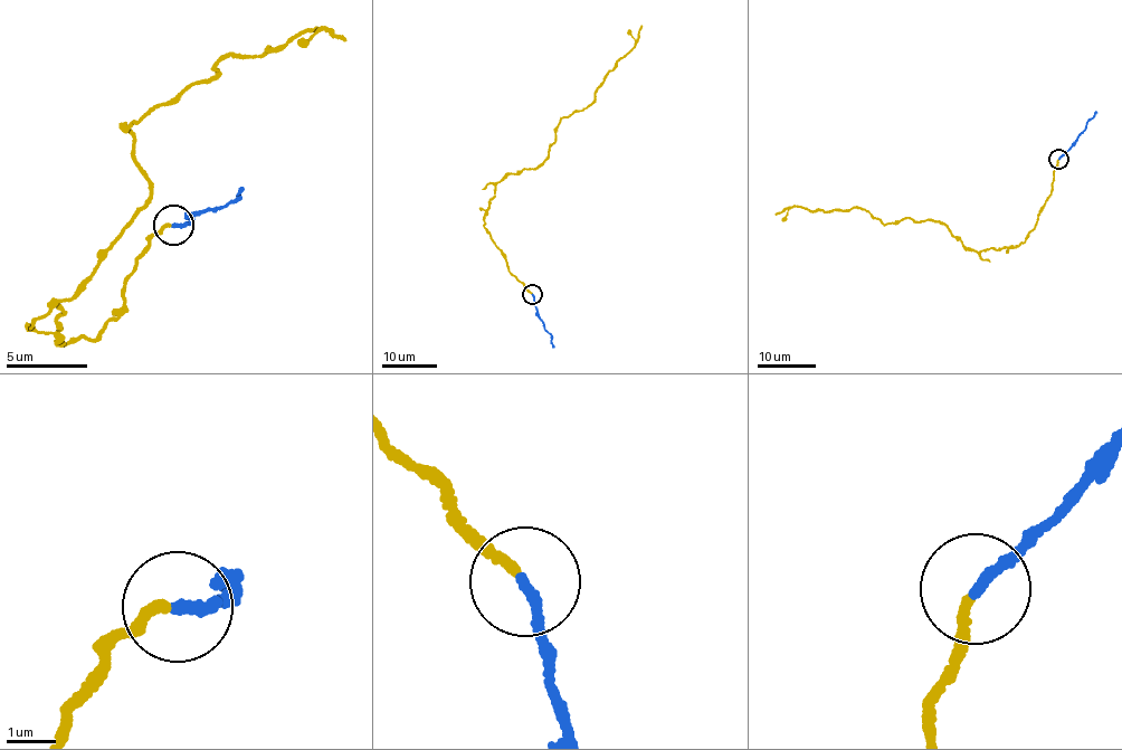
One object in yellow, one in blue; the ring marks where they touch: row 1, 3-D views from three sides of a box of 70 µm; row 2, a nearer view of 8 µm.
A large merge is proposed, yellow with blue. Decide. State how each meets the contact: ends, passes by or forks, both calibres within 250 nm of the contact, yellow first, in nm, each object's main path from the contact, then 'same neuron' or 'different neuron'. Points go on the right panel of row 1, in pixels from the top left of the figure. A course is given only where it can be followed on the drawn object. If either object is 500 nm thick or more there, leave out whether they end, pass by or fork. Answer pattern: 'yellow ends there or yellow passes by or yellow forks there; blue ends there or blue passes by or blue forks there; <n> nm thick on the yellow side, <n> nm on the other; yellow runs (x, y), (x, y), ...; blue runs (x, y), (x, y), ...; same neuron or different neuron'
yellow ends there; blue ends there; 200 nm thick on the yellow side, 220 nm on the other; yellow runs (1058, 159), (1034, 229), (1009, 247), (976, 252), (942, 224), (885, 224), (859, 207), (775, 215); blue runs (1058, 159), (1096, 112); same neuron

